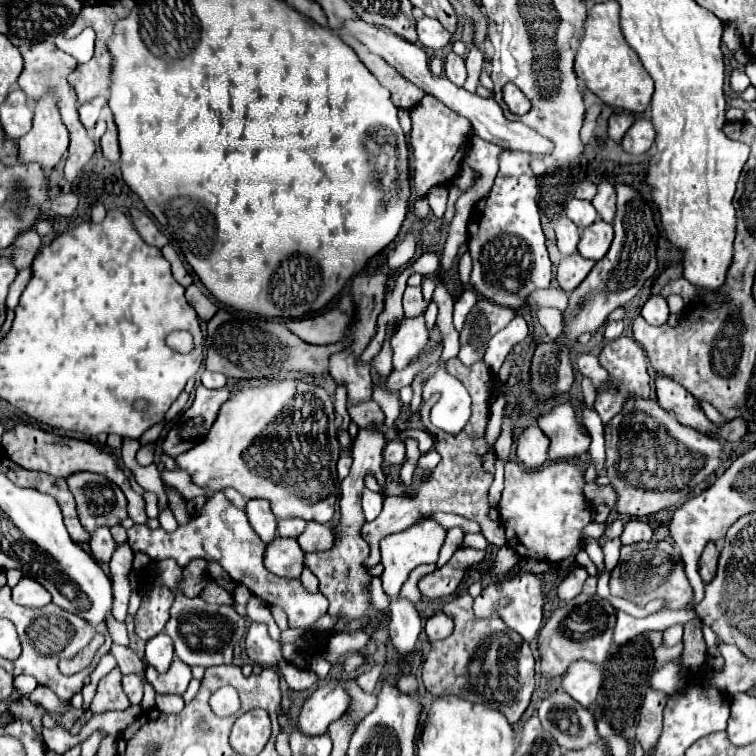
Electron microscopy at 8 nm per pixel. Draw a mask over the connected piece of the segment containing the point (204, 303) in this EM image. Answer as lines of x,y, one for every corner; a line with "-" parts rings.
189,285
187,291
185,291
185,297
193,305
193,309
197,311
197,315
199,315
201,321
209,321
217,313
215,303
211,303
211,299
207,295
203,295
197,285

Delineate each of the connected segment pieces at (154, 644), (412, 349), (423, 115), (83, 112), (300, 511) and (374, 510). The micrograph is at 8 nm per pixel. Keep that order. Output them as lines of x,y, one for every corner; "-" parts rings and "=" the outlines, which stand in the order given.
159,633
157,637
149,639
145,659
147,665
155,667
159,673
165,673
173,661
173,641
165,633
=
424,314
417,319
403,319
391,337
393,367
395,369
407,367
427,349
427,341
429,341
429,333
425,327
=
427,95
411,111
413,129
411,129
411,147
413,147
413,187
417,197
425,197
427,191
435,185
449,183
465,157
467,137
469,137
469,119
453,113
449,107
441,105
435,97
=
99,97
99,99
93,99
93,101
89,101
89,103
79,107
79,117
81,117
81,123
85,125
87,131
93,131
95,121
97,121
103,105
105,105
105,101
=
267,379
263,387
247,387
247,389
241,389
235,393
235,397
229,397
223,407
219,409
219,415
217,415
217,421
213,423
211,431
207,433
207,437
193,449
185,451
181,457
175,459
177,467
179,469
185,469
189,475
191,475
191,481
203,489
209,489
209,491
221,491
225,487
233,487
237,489
241,495
245,495
247,499
267,499
271,503
271,511
275,513
277,519
287,519
287,517
301,517
305,521
317,521
317,523
329,523
329,519
333,517
335,513
335,505
339,501
339,495
341,495
341,489
339,489
339,479
337,479
337,459
339,459
339,453
341,453
341,447
339,447
339,441
337,441
337,435
335,435
335,409
333,409
333,403
329,401
329,395
313,385
313,383
301,383
301,381
295,381
295,379
=
363,489
363,511
367,521
373,521
377,517
383,507
383,495
381,491
371,491
371,489

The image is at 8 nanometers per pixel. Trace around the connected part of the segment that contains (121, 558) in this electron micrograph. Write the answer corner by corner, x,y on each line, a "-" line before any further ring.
117,545
113,559
109,563
111,579
113,579
113,595
115,595
115,617
119,621
125,621
127,615
127,603
131,595
129,587
129,571
133,569
133,551
129,545

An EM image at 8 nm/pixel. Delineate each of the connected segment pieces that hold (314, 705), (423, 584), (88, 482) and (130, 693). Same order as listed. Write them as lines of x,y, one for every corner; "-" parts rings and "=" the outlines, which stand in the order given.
333,679
323,683
313,695
307,697
297,717
299,731
307,735
323,735
331,721
339,719
349,707
351,695
347,693
347,679
=
459,547
453,557
439,569
435,569
433,573
425,575
419,579
417,587
421,591
423,597
429,599
439,599
439,597
447,597
451,593
455,593
457,585
463,579
463,573
467,567
477,565
485,559
485,551
477,551
477,549
467,549
467,547
=
81,471
69,475
67,485
75,495
81,525
89,533
97,527
113,527
127,519
127,499
123,491
107,477
=
125,675
123,677
123,691
133,705
139,705
143,699
143,681
139,675

